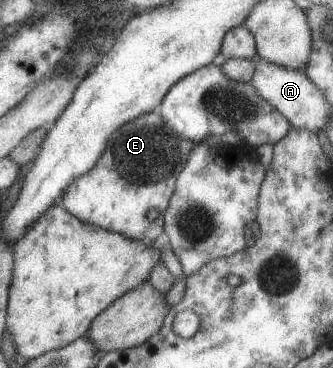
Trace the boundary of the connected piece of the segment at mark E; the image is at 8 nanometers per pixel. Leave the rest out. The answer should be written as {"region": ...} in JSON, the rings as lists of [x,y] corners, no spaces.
{"region":[[[159,110],[129,121],[113,136],[115,136],[115,144],[107,147],[101,160],[89,173],[85,173],[72,182],[66,193],[63,193],[61,204],[85,222],[153,245],[153,242],[165,231],[166,210],[175,194],[179,175],[185,170],[194,146],[201,143],[188,141],[187,138],[177,134],[176,130],[167,124],[166,118]]]}

